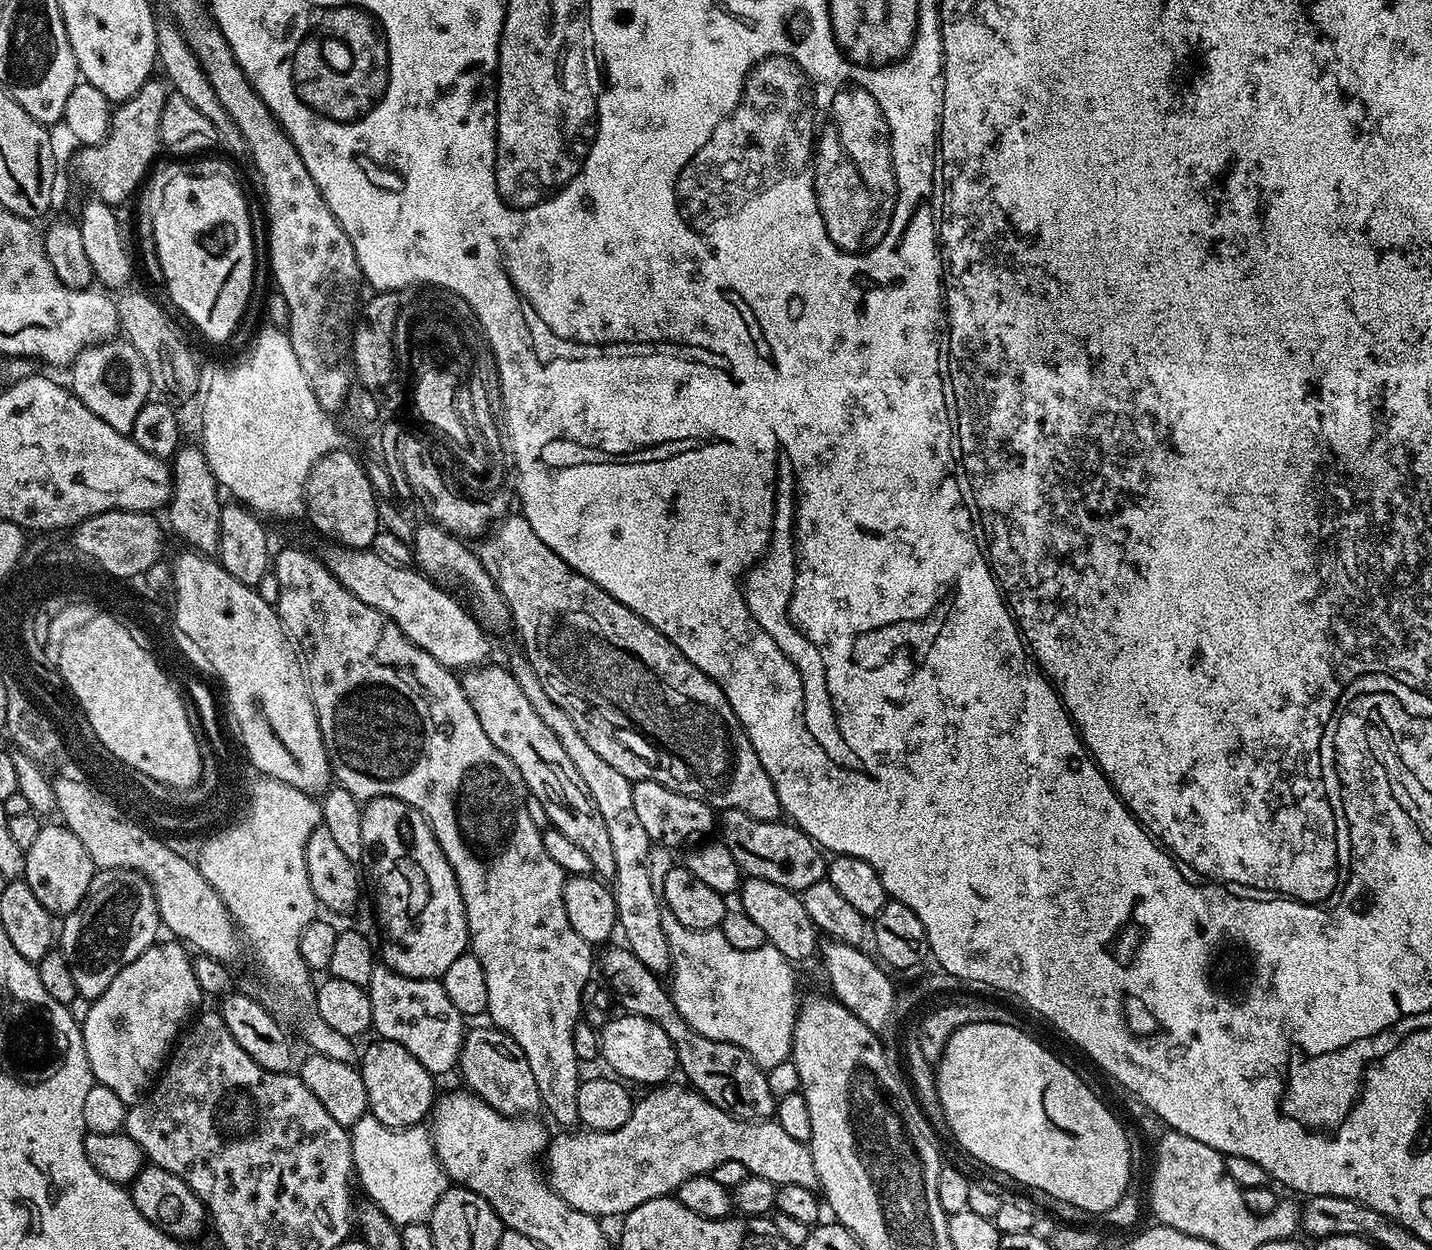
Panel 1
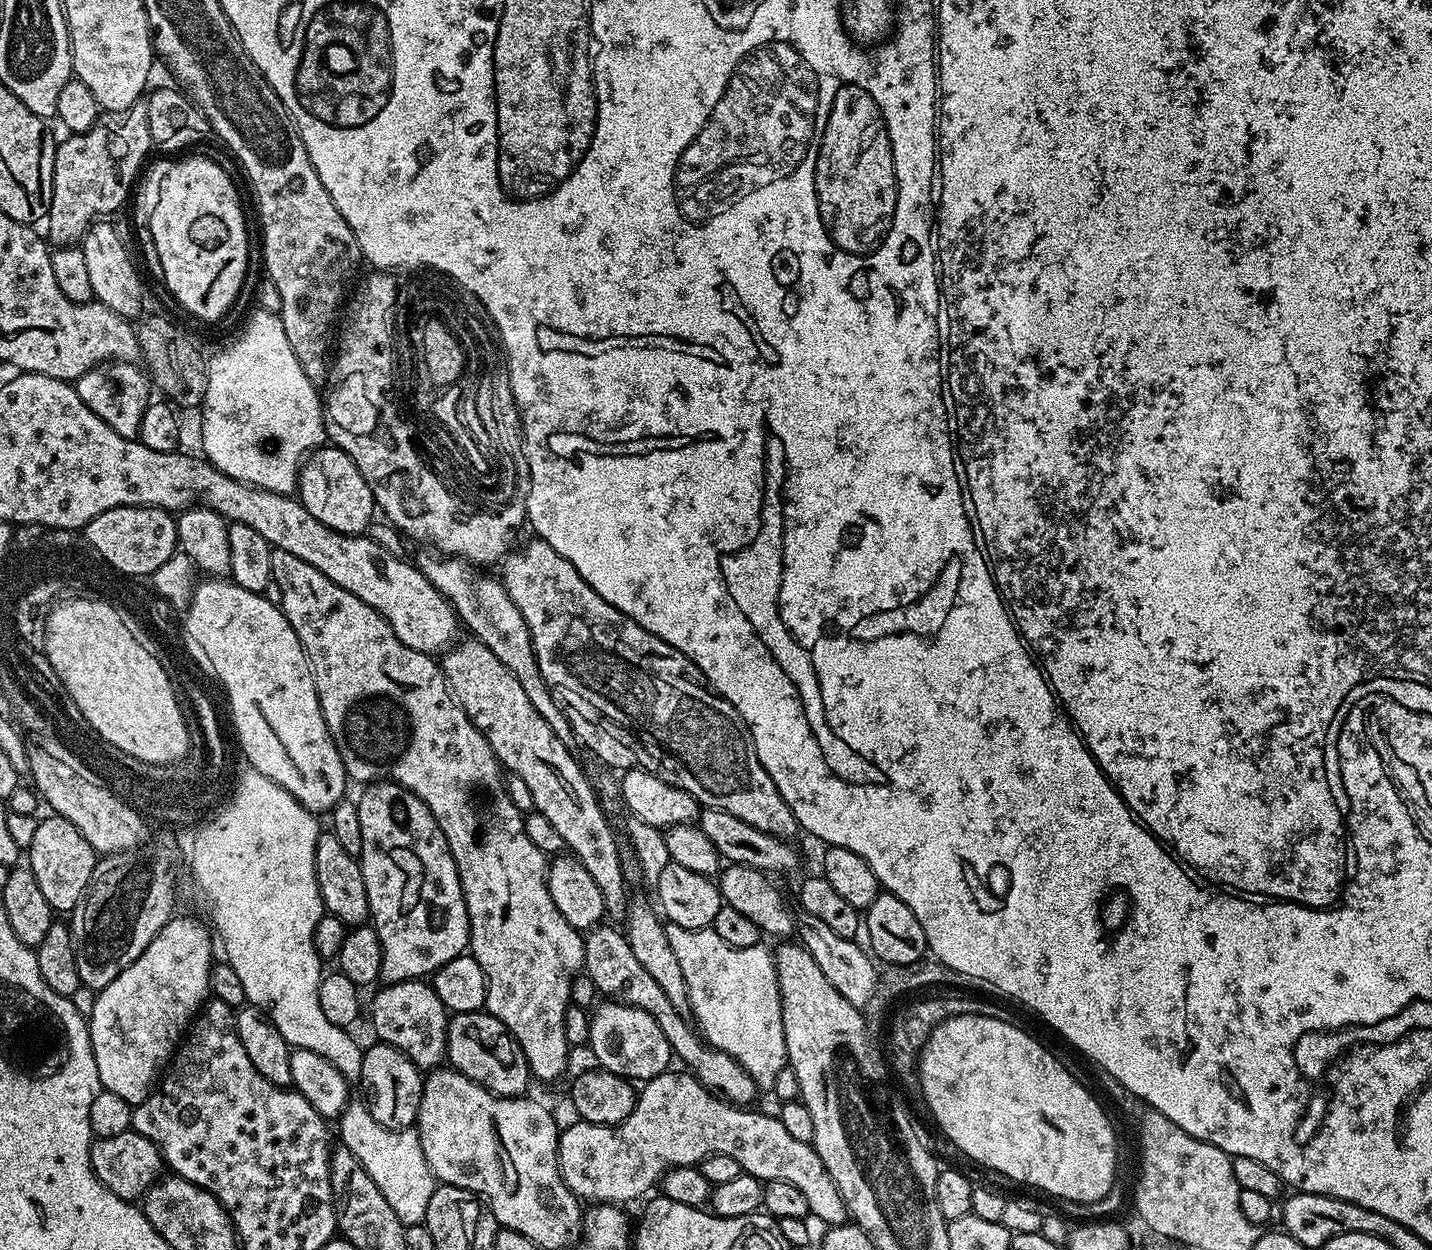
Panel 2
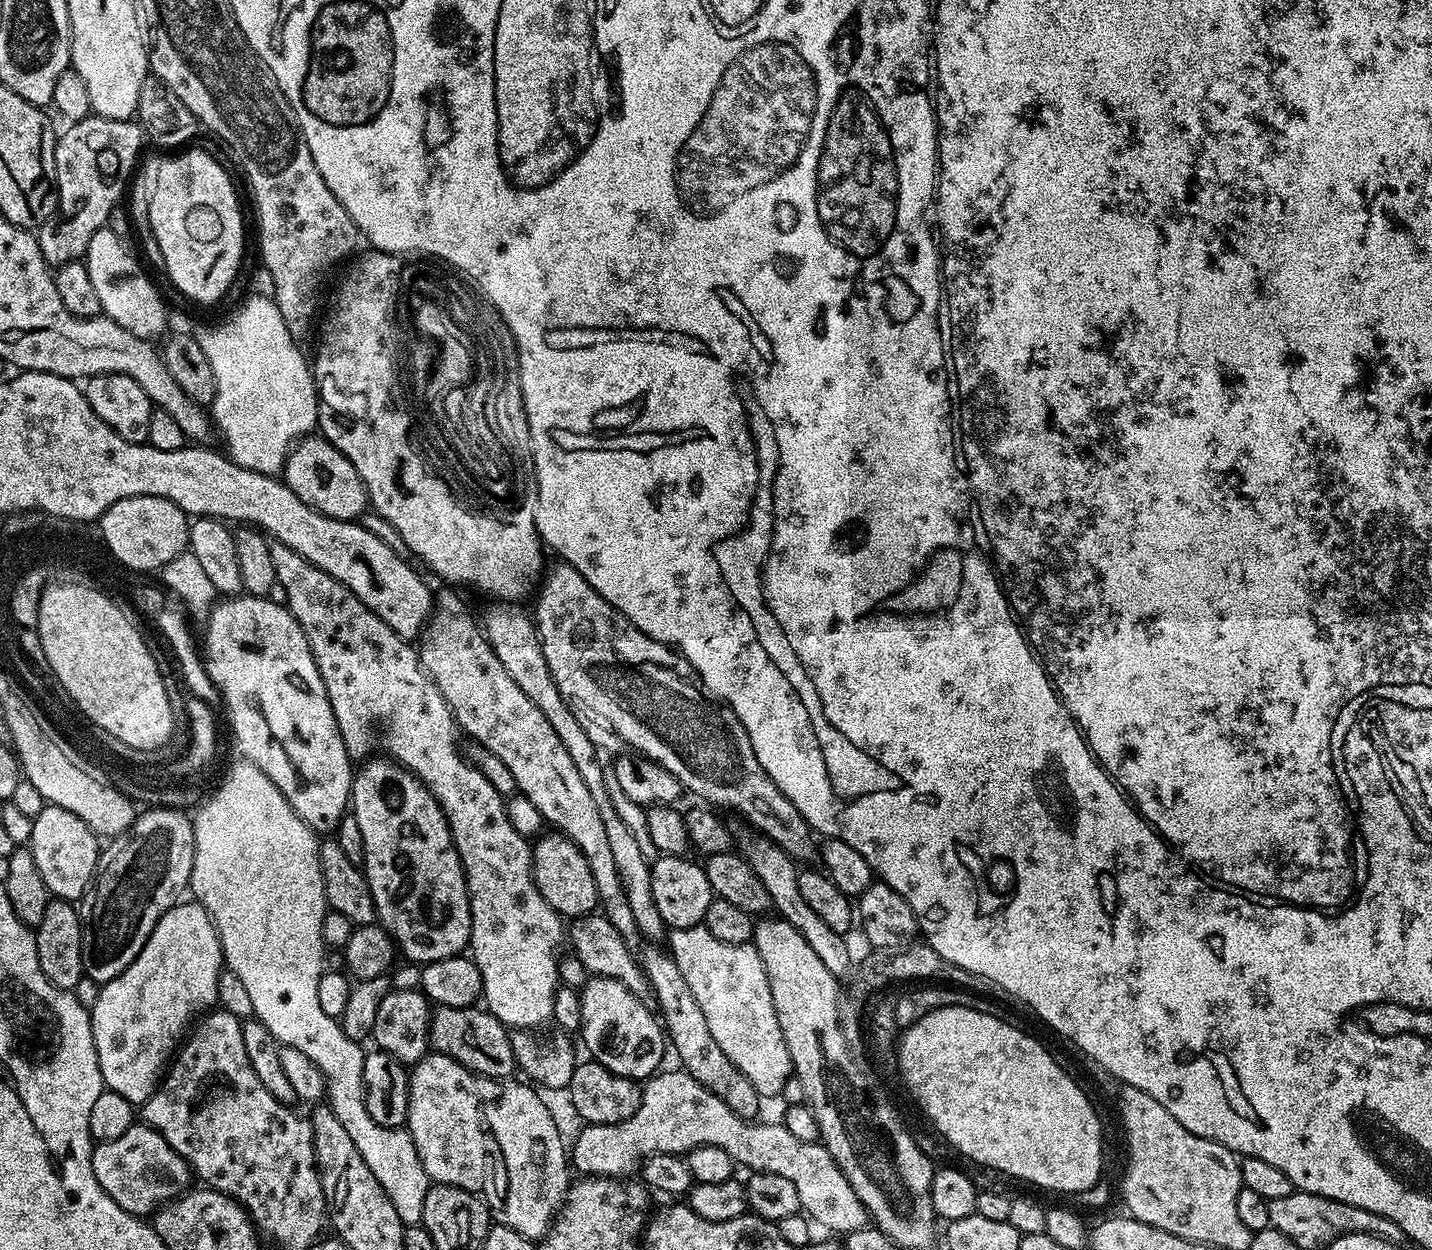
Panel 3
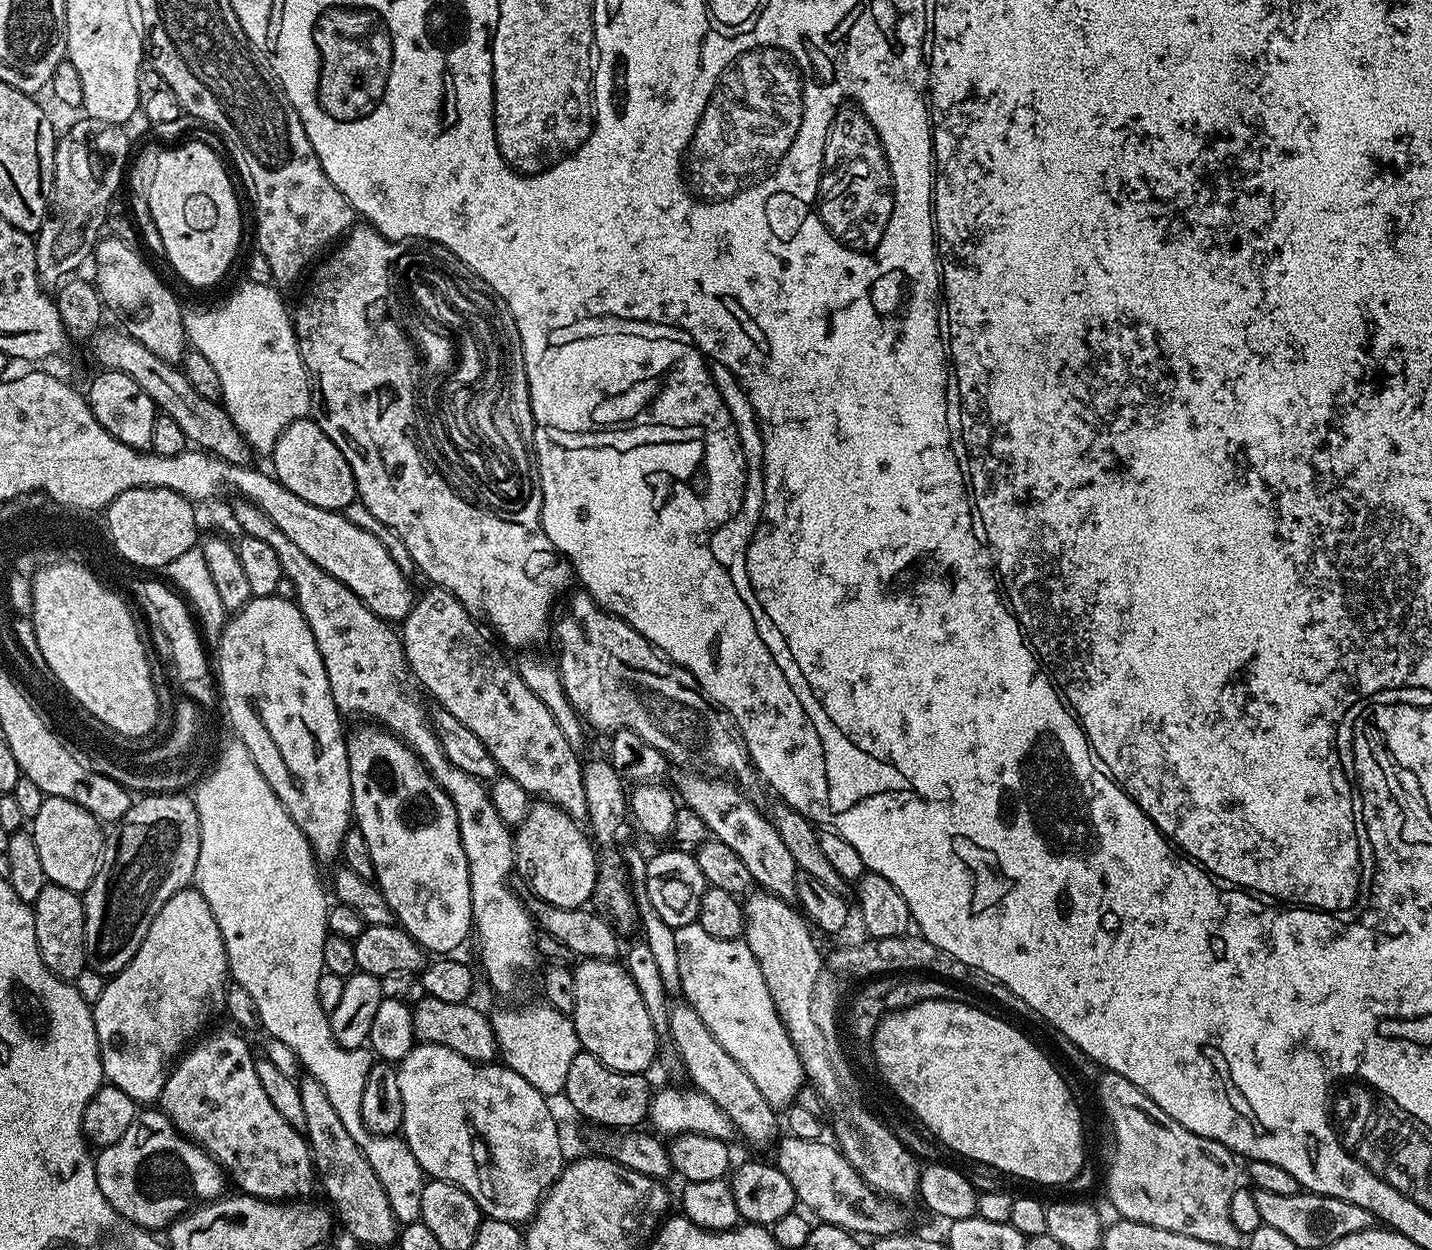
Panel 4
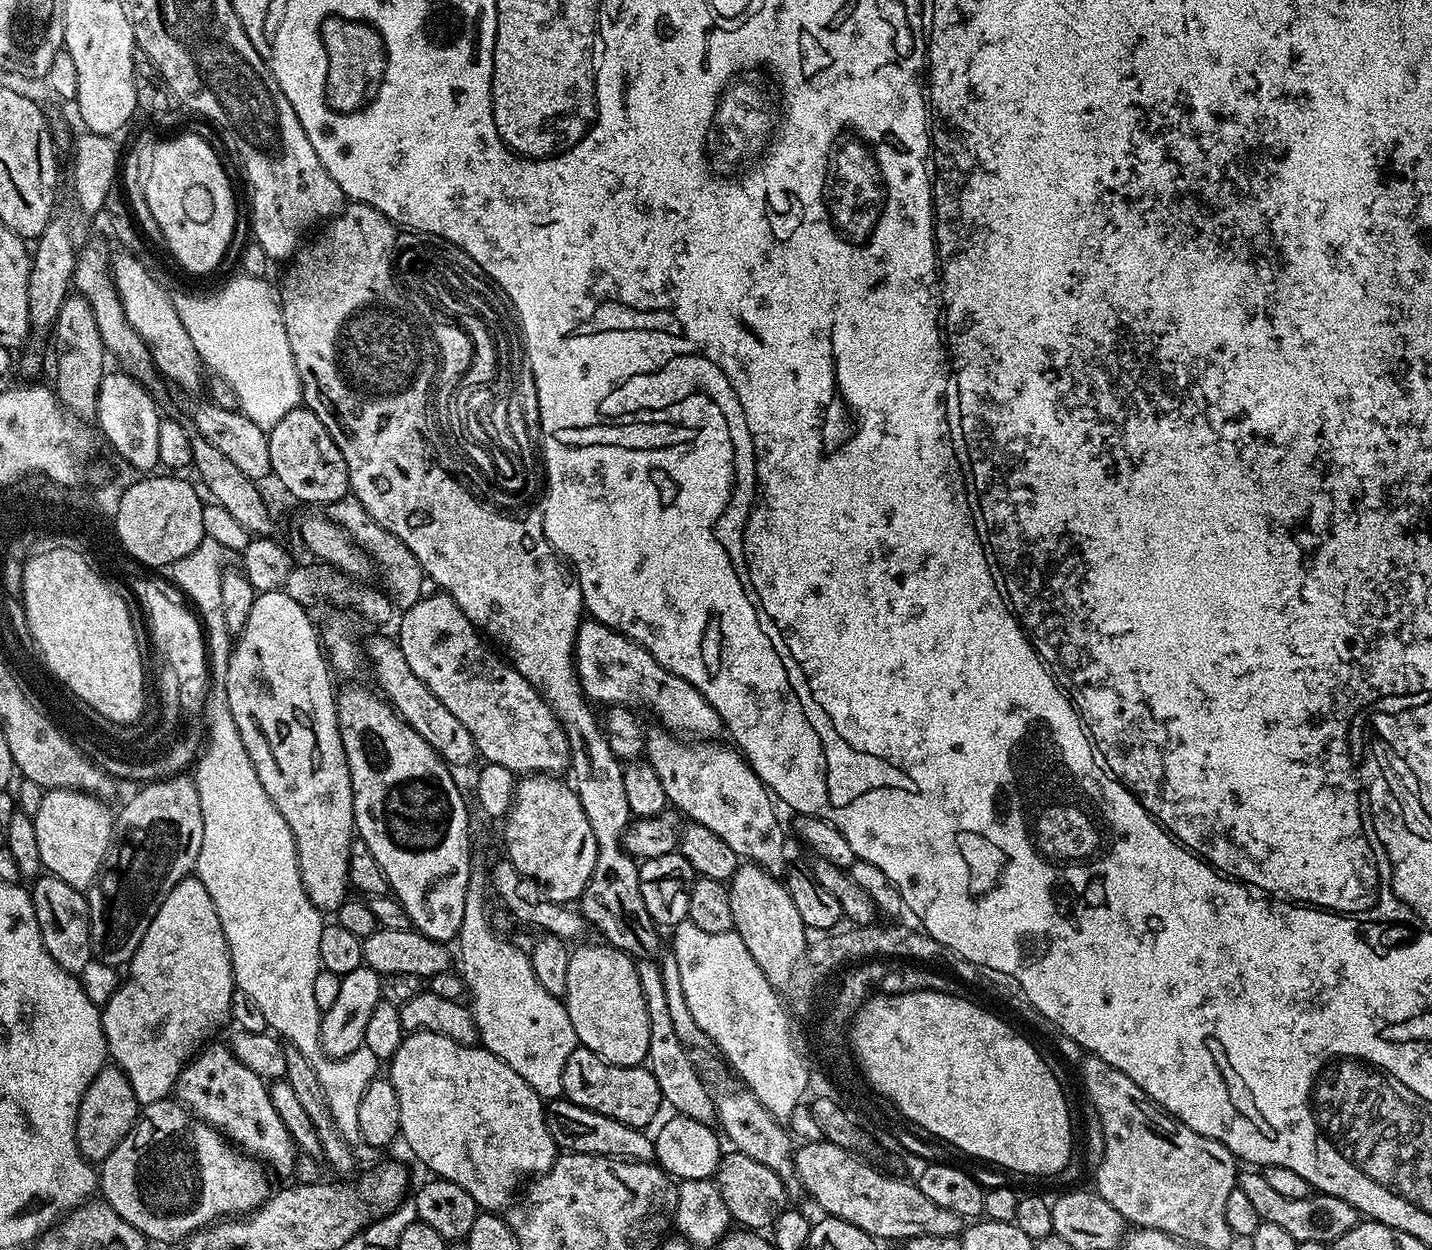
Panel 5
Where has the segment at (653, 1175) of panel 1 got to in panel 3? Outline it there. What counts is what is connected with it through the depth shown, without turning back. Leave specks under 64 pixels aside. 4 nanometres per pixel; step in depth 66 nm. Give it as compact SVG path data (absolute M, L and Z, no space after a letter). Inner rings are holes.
M657 1071L643 1085L640 1105L634 1114L630 1114L630 1118L621 1124L581 1127L576 1141L570 1144L570 1164L575 1171L577 1168L584 1176L628 1178L631 1172L639 1173L644 1161L655 1152L679 1156L698 1146L718 1146L726 1150L737 1165L745 1164L752 1172L782 1174L782 1178L788 1179L794 1190L798 1190L803 1215L813 1225L821 1224L828 1231L825 1233L847 1234L869 1227L868 1211L823 1143L802 1142L794 1138L782 1122L760 1124L756 1120L744 1120L688 1072L664 1071Z

